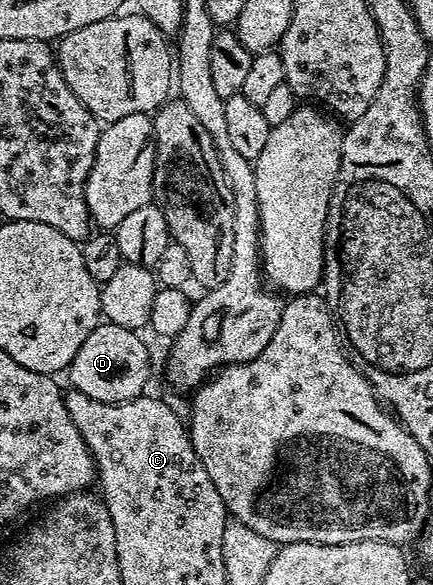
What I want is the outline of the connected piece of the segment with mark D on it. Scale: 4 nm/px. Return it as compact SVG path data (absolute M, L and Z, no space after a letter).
M101 321L94 332L86 336L82 348L78 348L74 360L68 365L66 377L72 381L71 389L86 392L86 396L103 402L125 402L141 397L145 393L148 373L152 370L152 358L148 355L147 344L140 337L135 330Z

